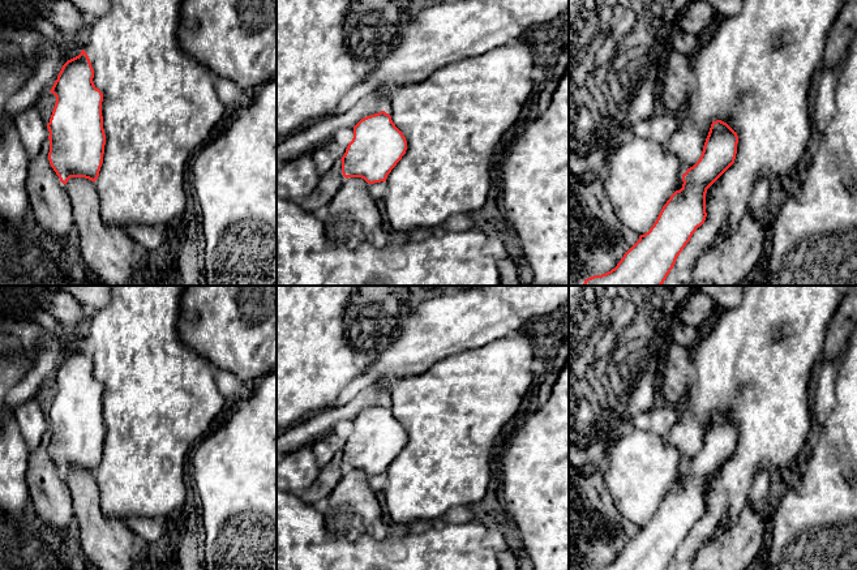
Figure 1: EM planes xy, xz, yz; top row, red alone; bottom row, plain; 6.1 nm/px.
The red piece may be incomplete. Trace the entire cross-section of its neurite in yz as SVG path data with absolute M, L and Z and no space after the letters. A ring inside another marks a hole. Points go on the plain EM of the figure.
M712 413L699 453L682 467L682 480L670 488L650 523L639 528L614 561L591 570L667 570L693 526L704 515L707 481L734 455L737 436L738 428L727 415Z

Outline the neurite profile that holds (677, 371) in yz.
M672 342L663 343L663 361L657 380L657 395L678 407L694 377L691 351Z

